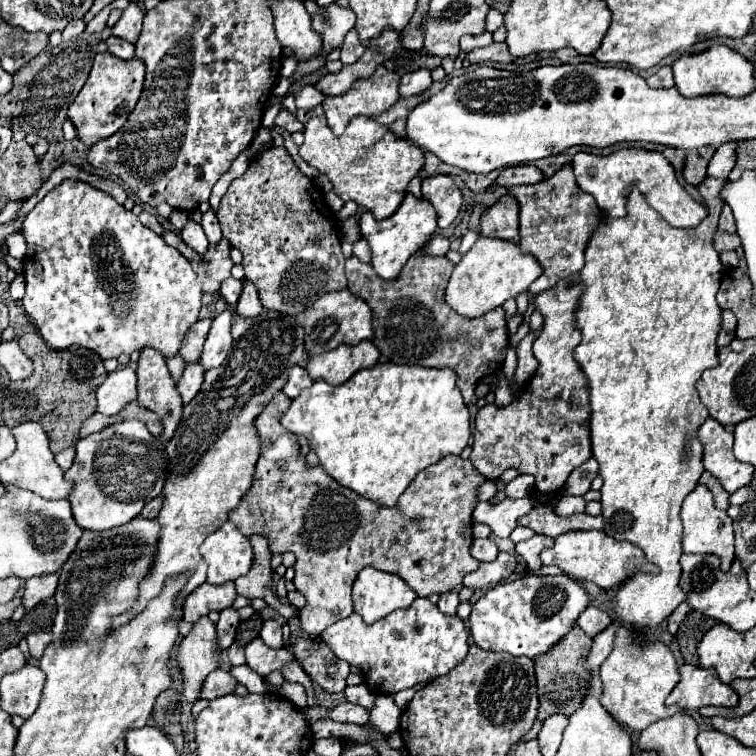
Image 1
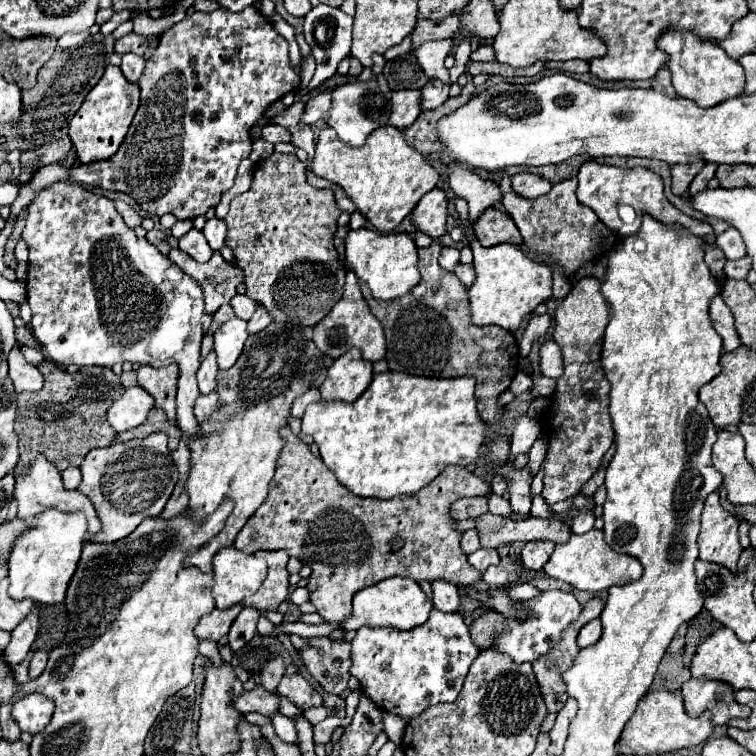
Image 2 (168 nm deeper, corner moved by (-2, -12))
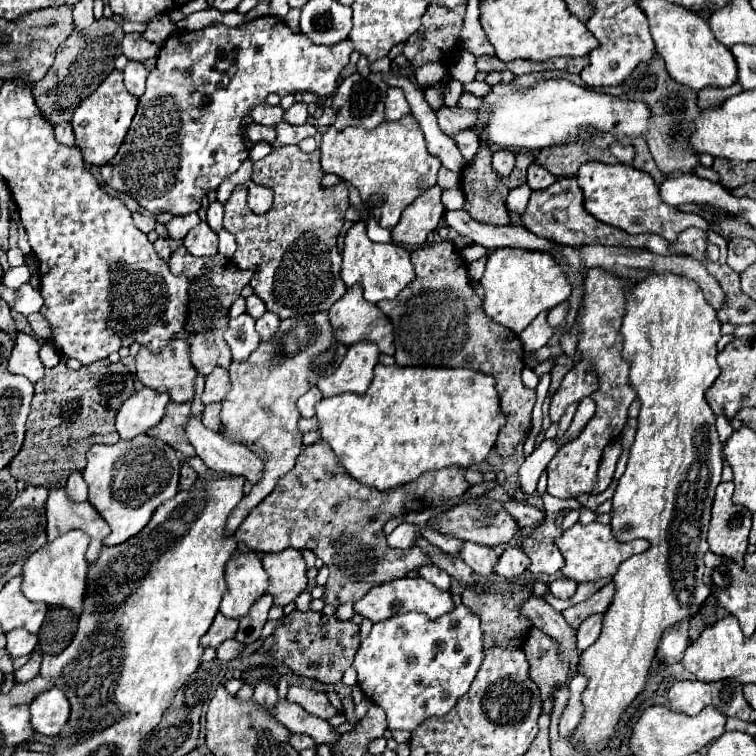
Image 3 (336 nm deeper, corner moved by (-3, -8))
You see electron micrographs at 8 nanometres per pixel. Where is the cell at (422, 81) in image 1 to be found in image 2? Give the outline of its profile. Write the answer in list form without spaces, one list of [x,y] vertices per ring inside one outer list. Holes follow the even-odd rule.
[[[397,90],[391,98],[391,118],[389,124],[395,128],[405,128],[415,122],[421,112],[419,90]]]

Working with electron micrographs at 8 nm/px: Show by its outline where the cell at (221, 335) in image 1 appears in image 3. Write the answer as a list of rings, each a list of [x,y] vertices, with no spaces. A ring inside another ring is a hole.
[[[242,314],[230,320],[228,330],[224,332],[224,340],[232,350],[232,358],[244,362],[260,344],[260,336],[254,328],[254,318],[250,314]]]

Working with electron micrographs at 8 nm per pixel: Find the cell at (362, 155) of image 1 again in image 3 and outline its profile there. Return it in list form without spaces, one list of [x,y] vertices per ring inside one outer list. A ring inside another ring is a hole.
[[[412,114],[400,118],[398,122],[384,120],[374,130],[366,128],[344,128],[344,132],[336,132],[336,128],[328,128],[322,136],[322,168],[324,172],[332,172],[338,178],[350,182],[358,188],[360,198],[368,212],[376,218],[376,222],[382,228],[394,228],[402,216],[402,210],[410,206],[420,194],[424,194],[428,188],[436,184],[436,174],[440,168],[440,160],[436,160],[428,150],[424,142],[424,134],[420,132],[420,126],[416,124],[416,118]]]

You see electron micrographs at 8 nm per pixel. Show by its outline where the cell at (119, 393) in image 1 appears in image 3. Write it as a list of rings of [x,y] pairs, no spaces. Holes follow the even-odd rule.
[[[140,388],[128,400],[122,402],[116,414],[116,430],[120,440],[132,440],[146,434],[164,418],[166,404],[170,396],[166,392],[156,392],[154,388]]]

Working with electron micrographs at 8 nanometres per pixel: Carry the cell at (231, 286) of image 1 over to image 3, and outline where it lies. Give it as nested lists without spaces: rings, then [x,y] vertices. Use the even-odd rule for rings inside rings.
[[[256,294],[246,298],[246,304],[248,304],[248,314],[254,316],[254,318],[260,318],[266,312],[266,304]]]

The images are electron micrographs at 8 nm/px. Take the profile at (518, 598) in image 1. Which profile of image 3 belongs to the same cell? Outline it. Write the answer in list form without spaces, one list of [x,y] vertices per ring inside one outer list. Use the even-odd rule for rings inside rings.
[[[562,578],[562,580],[554,580],[554,582],[550,584],[550,592],[552,592],[556,598],[566,600],[566,598],[572,598],[572,596],[574,596],[576,586],[578,586],[576,582],[572,582],[572,580],[568,580],[568,578]]]

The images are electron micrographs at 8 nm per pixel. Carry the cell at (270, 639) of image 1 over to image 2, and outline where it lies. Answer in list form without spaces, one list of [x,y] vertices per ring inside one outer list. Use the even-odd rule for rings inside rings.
[[[275,654],[275,656],[265,664],[265,668],[261,670],[261,678],[263,678],[261,686],[263,686],[265,690],[269,690],[269,692],[275,692],[275,688],[277,688],[281,676],[285,674],[285,666],[287,666],[287,664],[285,664],[283,656],[281,656],[281,654]]]

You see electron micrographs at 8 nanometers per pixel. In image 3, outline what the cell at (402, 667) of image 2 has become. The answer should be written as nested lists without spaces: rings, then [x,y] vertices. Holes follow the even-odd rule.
[[[456,606],[452,612],[440,618],[428,618],[424,614],[408,612],[402,616],[388,618],[384,622],[376,622],[372,626],[370,636],[362,642],[354,668],[358,670],[358,686],[374,704],[382,706],[388,720],[388,730],[414,730],[428,718],[440,718],[448,714],[460,696],[464,696],[484,660],[482,648],[482,630],[478,616],[466,608]]]

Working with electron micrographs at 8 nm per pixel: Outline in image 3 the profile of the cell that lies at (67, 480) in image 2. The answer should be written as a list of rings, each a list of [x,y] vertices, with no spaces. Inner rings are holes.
[[[74,472],[68,478],[66,492],[68,492],[68,498],[74,500],[74,502],[84,502],[88,498],[88,486],[86,486],[86,482],[84,482],[84,478],[82,478],[80,472]]]

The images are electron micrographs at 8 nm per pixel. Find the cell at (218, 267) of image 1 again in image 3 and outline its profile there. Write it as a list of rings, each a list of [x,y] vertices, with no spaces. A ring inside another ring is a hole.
[[[180,246],[170,256],[168,266],[174,274],[184,274],[190,282],[188,284],[188,328],[184,328],[184,330],[192,334],[192,338],[188,340],[192,366],[202,376],[208,376],[212,372],[212,368],[216,368],[216,366],[222,366],[228,370],[228,366],[232,362],[228,344],[224,344],[224,328],[228,328],[228,310],[240,298],[242,288],[248,286],[252,272],[246,270],[242,274],[230,258],[220,256],[220,254],[196,258],[184,246]]]

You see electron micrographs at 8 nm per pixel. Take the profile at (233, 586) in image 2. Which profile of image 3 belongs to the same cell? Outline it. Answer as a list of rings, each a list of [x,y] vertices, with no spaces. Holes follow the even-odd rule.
[[[236,552],[226,568],[226,584],[228,588],[220,602],[220,612],[226,618],[240,620],[248,616],[252,604],[266,592],[268,574],[254,552]]]

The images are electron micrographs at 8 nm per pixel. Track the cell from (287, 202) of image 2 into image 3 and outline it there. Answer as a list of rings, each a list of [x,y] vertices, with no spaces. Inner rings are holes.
[[[282,146],[254,162],[252,170],[254,184],[274,190],[272,210],[262,216],[254,214],[246,204],[248,188],[244,184],[236,186],[224,204],[224,228],[238,240],[234,264],[254,270],[250,286],[280,320],[298,314],[328,312],[346,292],[340,280],[342,256],[336,240],[344,226],[344,212],[350,206],[348,188],[346,184],[326,188],[322,186],[322,178],[320,150],[306,154],[298,146]]]

